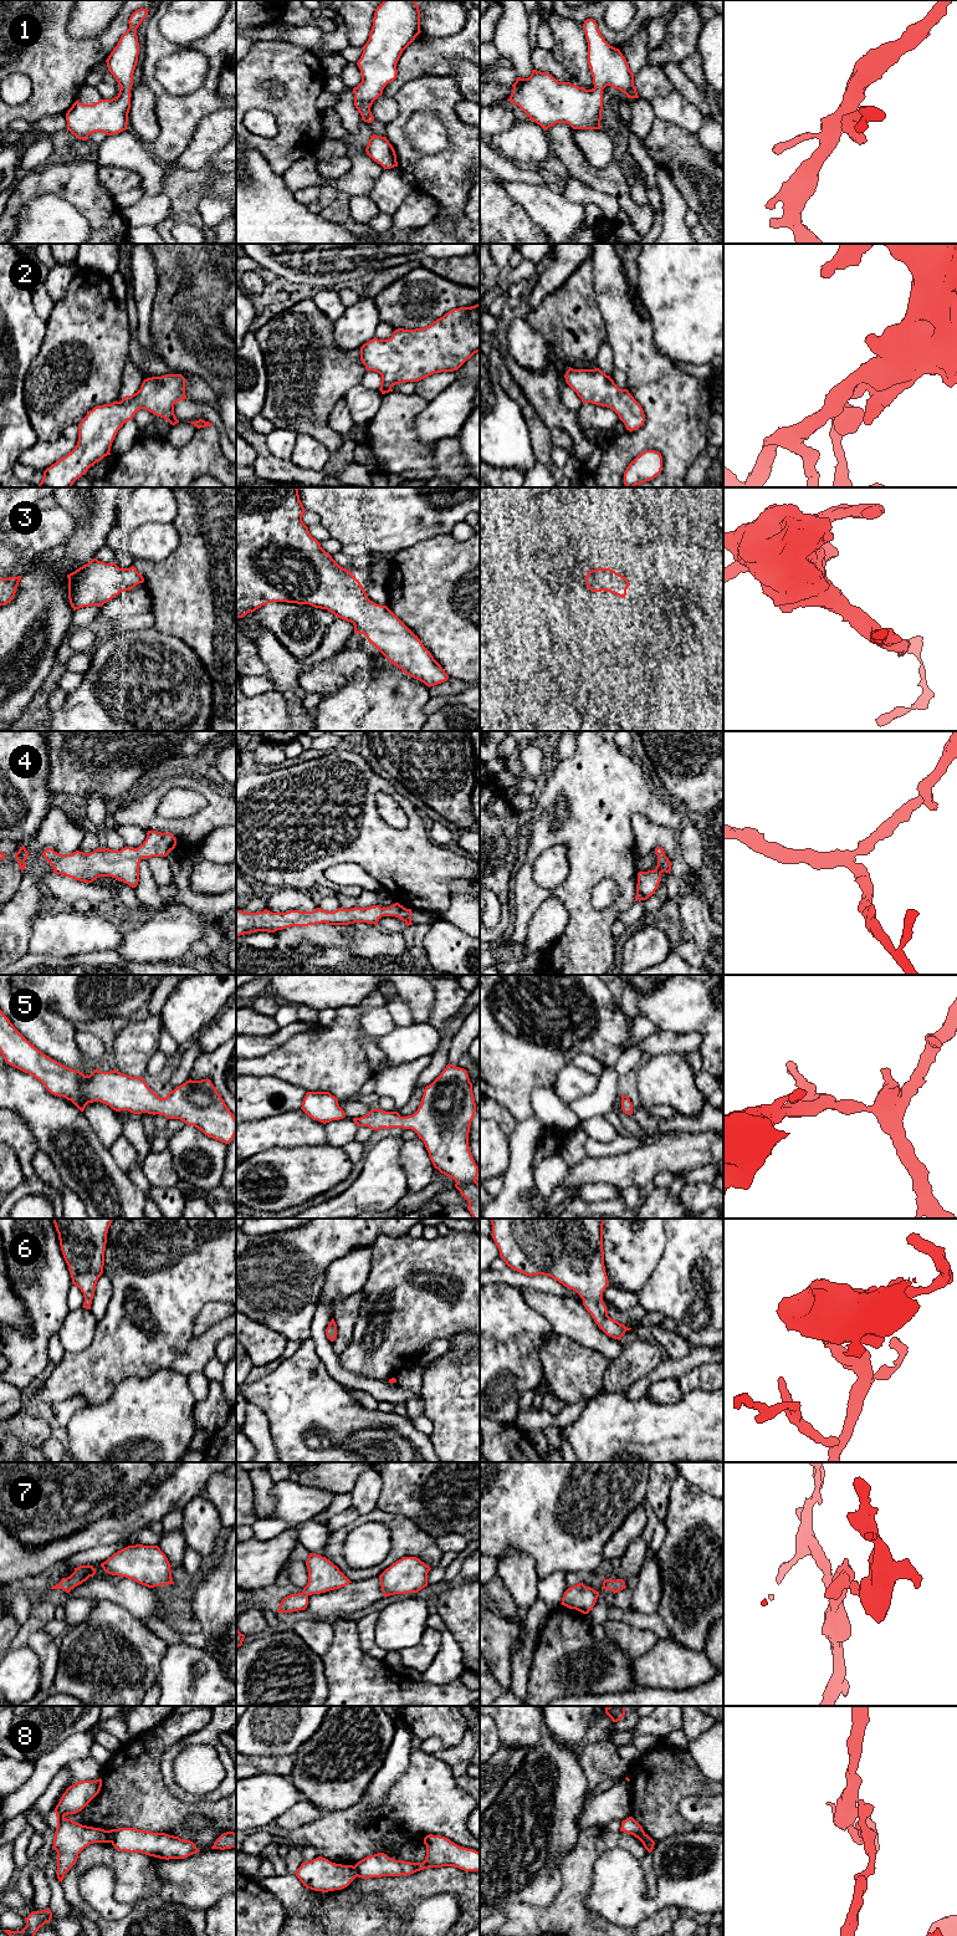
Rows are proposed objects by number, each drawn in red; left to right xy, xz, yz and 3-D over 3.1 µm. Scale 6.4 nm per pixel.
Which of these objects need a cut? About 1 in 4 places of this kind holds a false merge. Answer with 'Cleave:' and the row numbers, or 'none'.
Cleave: 8

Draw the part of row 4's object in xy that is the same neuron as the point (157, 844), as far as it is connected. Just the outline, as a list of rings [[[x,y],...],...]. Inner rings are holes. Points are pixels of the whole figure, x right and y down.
[[[148,831],[145,841],[137,849],[98,848],[91,853],[76,850],[71,854],[60,854],[52,848],[46,848],[42,855],[56,874],[85,883],[92,883],[99,877],[112,877],[135,888],[139,882],[140,860],[167,857],[175,846],[176,838],[172,833]]]

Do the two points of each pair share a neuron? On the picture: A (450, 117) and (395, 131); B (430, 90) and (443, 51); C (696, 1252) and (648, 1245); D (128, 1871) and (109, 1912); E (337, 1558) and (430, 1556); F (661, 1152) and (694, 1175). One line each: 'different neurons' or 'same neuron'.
A: same neuron
B: different neurons
C: different neurons
D: different neurons
E: same neuron
F: different neurons

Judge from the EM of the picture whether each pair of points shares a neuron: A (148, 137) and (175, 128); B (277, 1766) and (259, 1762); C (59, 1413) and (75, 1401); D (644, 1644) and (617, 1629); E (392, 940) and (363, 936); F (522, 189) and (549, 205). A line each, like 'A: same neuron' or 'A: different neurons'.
A: different neurons
B: same neuron
C: same neuron
D: same neuron
E: same neuron
F: same neuron

